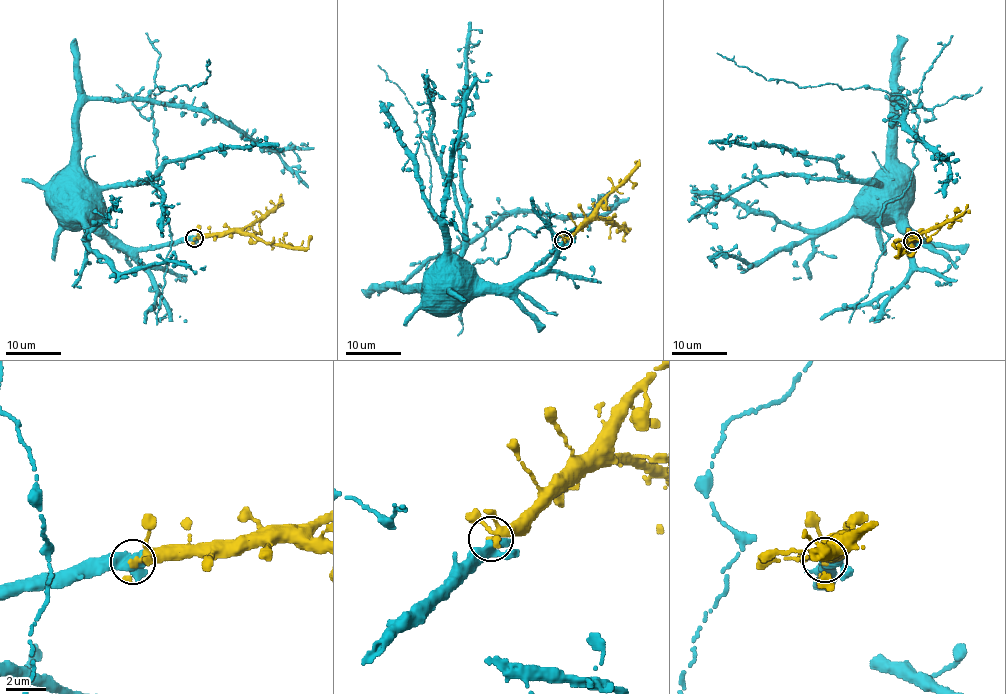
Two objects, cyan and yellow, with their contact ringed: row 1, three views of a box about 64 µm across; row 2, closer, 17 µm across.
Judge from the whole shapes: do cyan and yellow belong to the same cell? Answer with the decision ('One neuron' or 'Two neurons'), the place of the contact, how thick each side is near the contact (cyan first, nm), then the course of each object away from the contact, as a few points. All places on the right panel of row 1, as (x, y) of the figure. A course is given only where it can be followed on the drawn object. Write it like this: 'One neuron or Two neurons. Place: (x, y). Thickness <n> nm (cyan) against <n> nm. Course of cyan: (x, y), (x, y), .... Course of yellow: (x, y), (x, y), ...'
One neuron. Place: (912, 241). Thickness 360 nm (cyan) against 220 nm. Course of cyan: (912, 241), (908, 248), (910, 239), (904, 223), (871, 195), (865, 195), (869, 192). Course of yellow: (912, 241), (917, 241), (907, 239), (905, 249), (898, 255), (899, 243)

